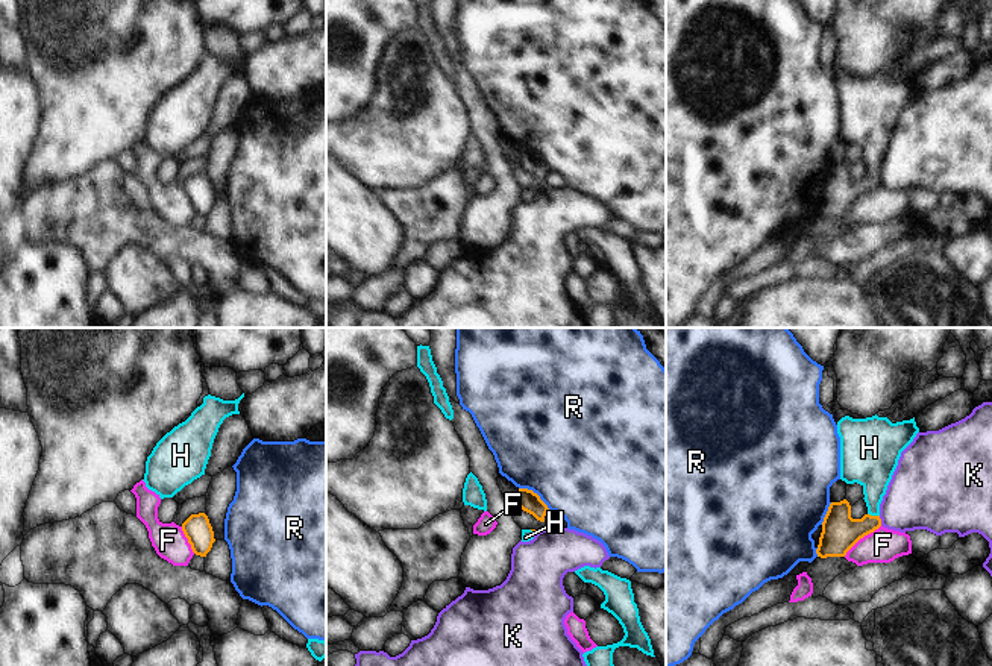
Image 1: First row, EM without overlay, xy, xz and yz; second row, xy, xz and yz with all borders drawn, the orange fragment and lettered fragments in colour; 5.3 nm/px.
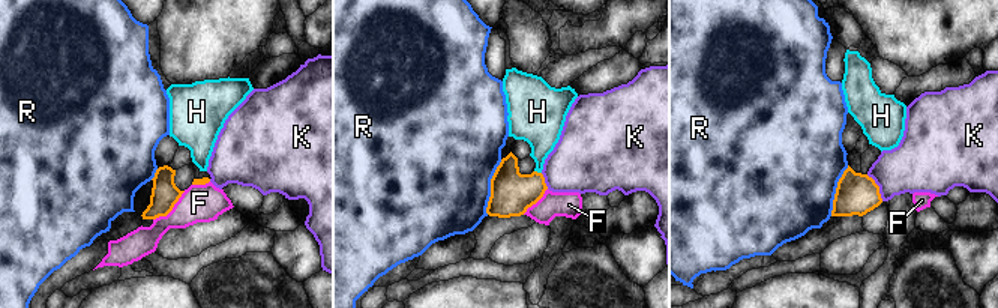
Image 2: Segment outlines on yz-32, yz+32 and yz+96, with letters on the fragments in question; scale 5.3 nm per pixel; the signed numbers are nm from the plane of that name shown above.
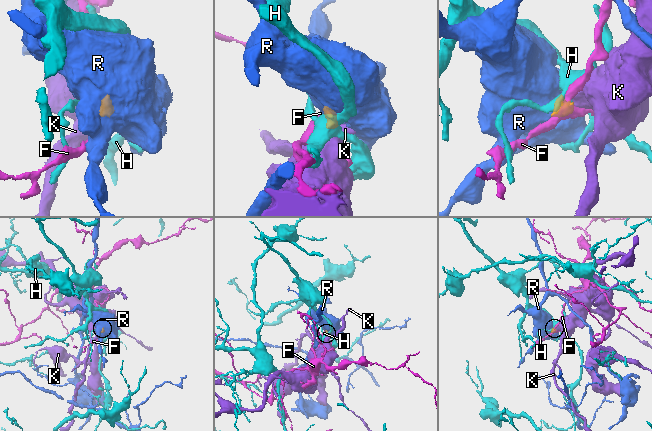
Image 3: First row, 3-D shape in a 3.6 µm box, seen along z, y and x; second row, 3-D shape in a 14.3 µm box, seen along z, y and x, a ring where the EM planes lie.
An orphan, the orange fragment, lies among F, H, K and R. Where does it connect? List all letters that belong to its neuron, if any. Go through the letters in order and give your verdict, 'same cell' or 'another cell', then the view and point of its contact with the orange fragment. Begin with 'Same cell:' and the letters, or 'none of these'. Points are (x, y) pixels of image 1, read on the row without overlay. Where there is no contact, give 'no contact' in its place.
Same cell: H
F: another cell; contact yz (862, 197)
H: same cell; contact yz (874, 176)
K: another cell; contact yz (880, 181)
R: another cell; contact xz (536, 153)

